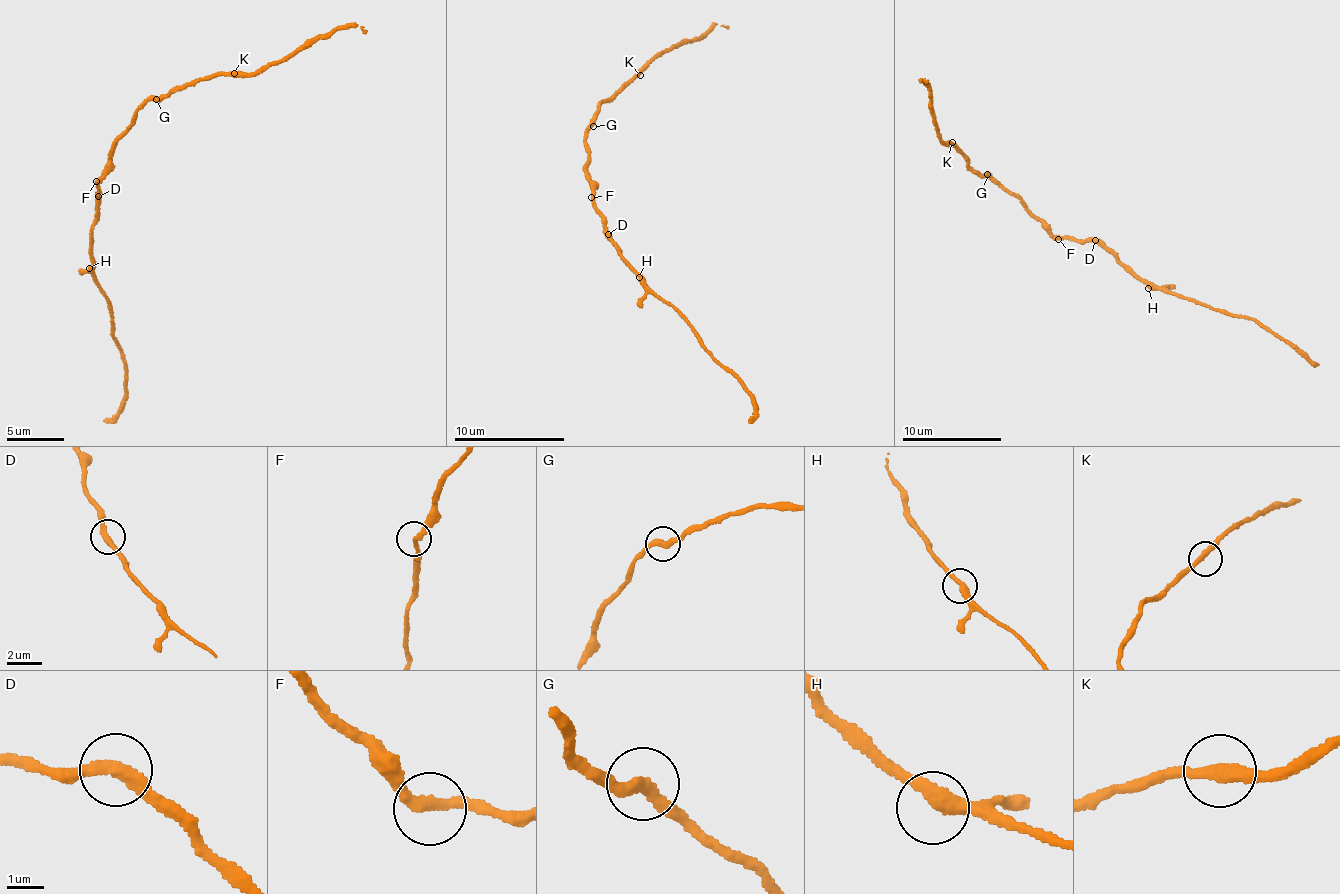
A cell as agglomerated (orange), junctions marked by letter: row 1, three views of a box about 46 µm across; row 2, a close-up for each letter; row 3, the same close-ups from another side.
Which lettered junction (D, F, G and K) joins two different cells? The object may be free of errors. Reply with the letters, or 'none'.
none

